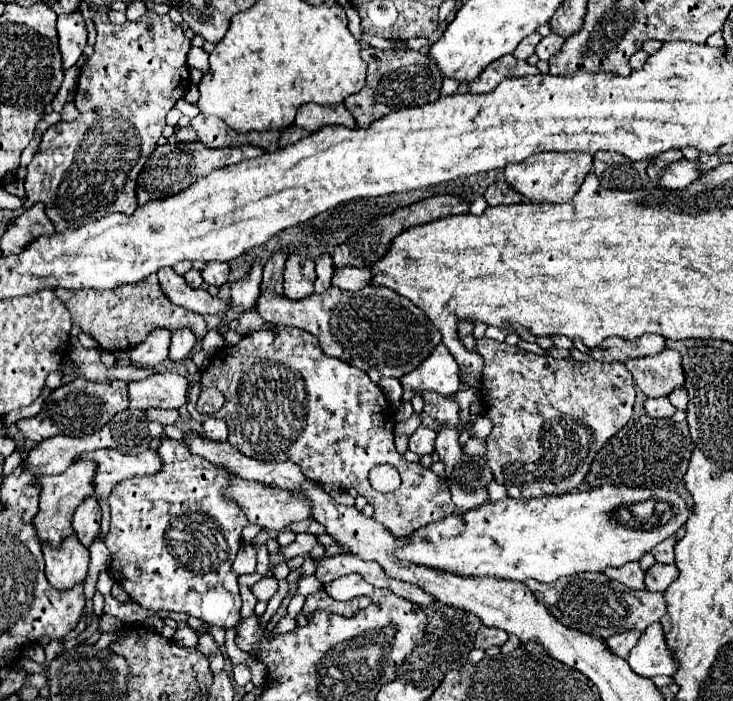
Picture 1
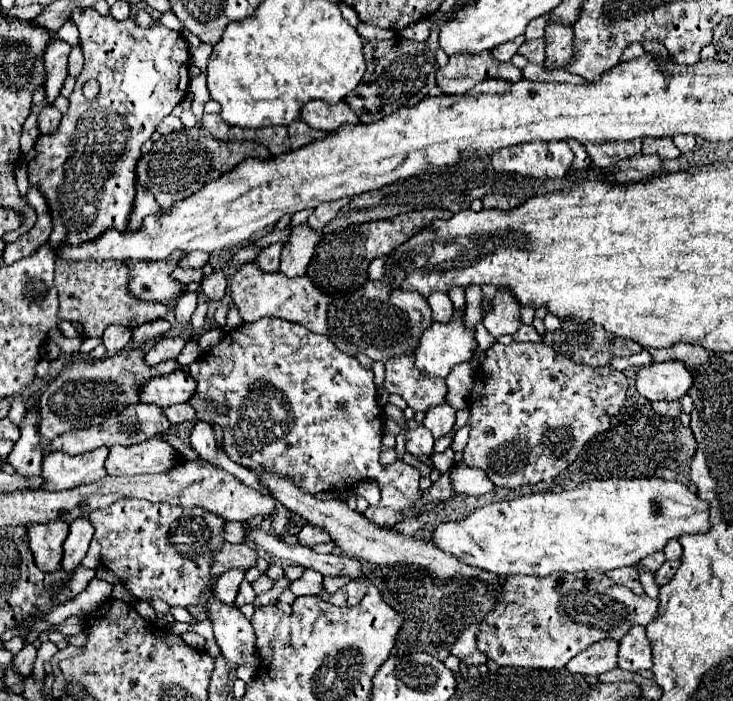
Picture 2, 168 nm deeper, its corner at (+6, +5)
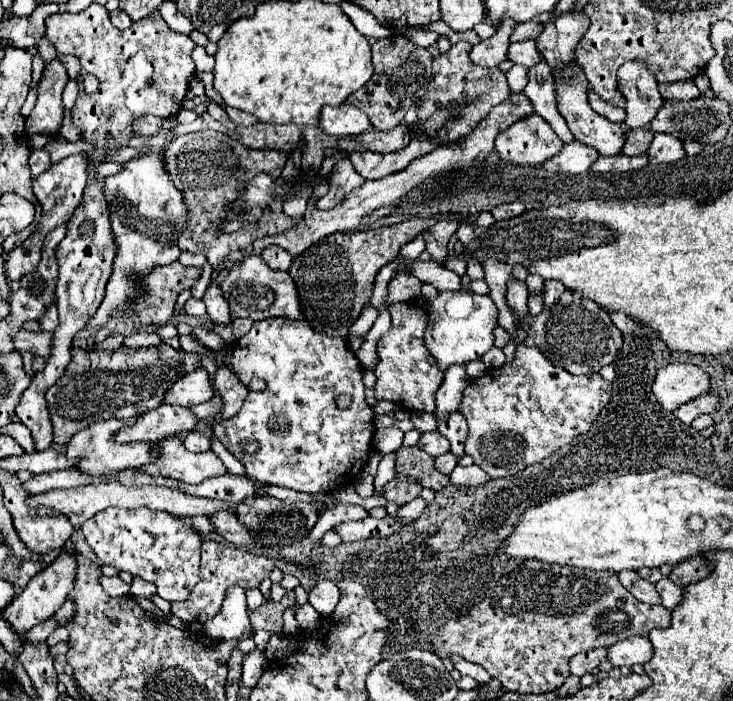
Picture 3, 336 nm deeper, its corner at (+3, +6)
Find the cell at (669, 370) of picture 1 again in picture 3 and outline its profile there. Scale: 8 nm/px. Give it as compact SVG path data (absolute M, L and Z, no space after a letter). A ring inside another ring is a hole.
M669 364L657 370L653 394L661 406L675 412L679 406L707 394L711 390L711 376L695 364Z

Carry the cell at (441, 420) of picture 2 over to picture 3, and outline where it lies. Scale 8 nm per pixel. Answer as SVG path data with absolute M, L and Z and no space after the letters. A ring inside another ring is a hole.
M449 366L449 370L445 370L445 378L441 388L437 390L437 410L435 416L447 418L449 414L453 414L461 402L463 390L465 386L469 386L469 376L465 372L465 366Z

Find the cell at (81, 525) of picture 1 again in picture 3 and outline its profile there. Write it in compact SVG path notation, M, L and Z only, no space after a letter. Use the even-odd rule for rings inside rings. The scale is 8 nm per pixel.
M67 548L67 554L61 554L49 568L45 568L41 574L33 576L27 584L27 588L3 610L3 618L9 622L11 630L17 632L21 638L25 638L25 634L37 626L39 622L51 618L57 608L65 602L69 590L73 588L73 578L75 578L75 570L77 570L77 564L75 564L75 548Z

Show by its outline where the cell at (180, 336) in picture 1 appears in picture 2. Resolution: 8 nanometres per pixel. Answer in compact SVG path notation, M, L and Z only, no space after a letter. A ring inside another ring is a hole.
M188 291L184 293L176 307L174 307L174 315L176 315L176 321L190 321L194 309L196 309L196 301L198 301L198 291Z

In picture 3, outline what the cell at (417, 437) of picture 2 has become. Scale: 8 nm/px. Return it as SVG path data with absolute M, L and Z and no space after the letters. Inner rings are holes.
M425 432L419 440L419 448L425 450L429 456L437 458L441 454L447 454L449 452L449 440L445 436L441 436L439 432Z

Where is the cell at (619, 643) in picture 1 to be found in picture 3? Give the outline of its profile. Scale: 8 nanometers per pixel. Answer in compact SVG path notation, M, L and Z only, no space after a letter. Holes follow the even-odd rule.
M601 648L601 650L589 650L585 654L577 654L569 662L571 674L573 676L579 676L579 678L585 676L585 674L589 674L595 668L601 670L601 672L609 672L613 668L611 662L609 662L609 658L607 658L605 648Z

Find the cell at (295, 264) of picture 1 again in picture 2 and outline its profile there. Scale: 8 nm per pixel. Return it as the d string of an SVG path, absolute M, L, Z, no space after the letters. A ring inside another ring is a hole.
M306 223L294 227L282 249L280 271L290 279L306 275L306 267L310 265L310 259L314 255L318 241L320 241L320 235L312 231Z

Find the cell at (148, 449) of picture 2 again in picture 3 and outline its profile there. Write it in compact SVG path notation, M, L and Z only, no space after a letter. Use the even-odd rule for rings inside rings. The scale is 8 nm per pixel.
M167 438L161 440L161 458L155 464L147 464L141 470L149 472L153 476L167 476L175 478L187 484L199 484L207 478L221 476L227 472L221 458L213 452L189 452L179 438Z

